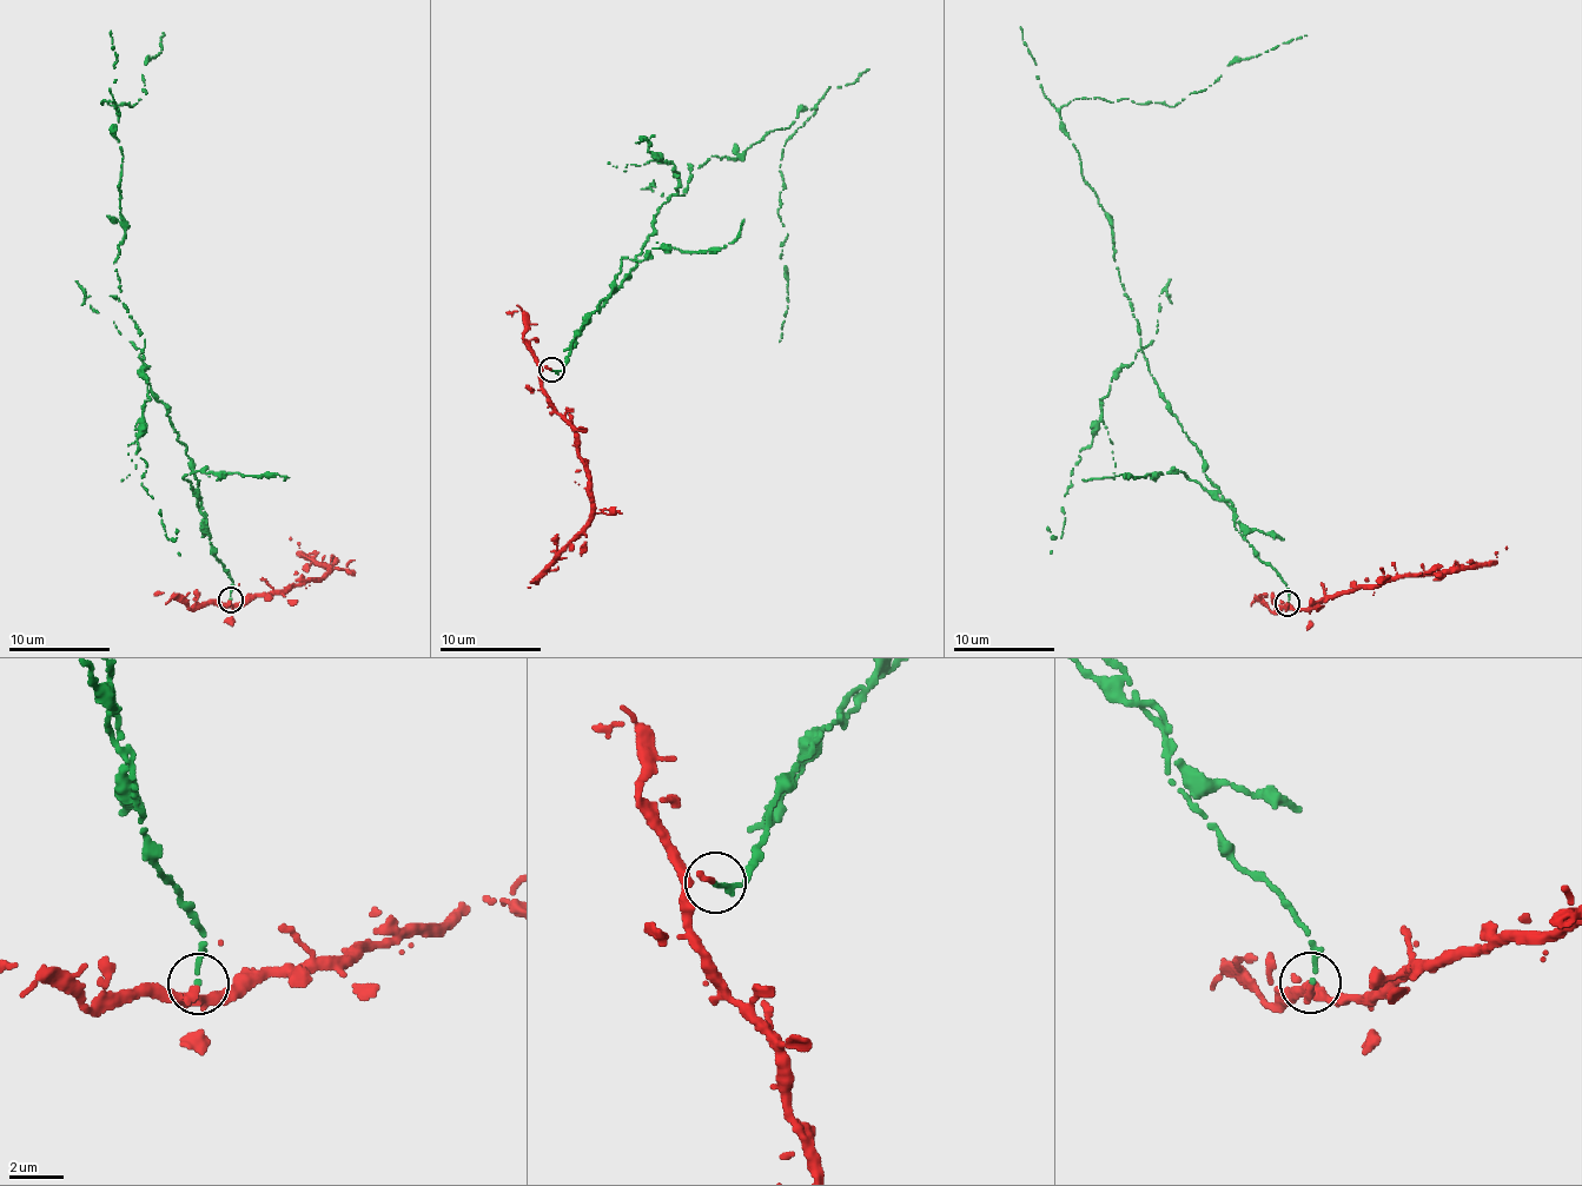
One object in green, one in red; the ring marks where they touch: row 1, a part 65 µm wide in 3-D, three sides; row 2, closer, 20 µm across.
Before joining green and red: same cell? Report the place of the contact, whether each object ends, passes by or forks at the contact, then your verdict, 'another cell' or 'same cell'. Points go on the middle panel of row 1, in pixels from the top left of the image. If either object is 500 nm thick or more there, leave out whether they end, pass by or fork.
at (551, 370); green ends there; red ends there; another cell

